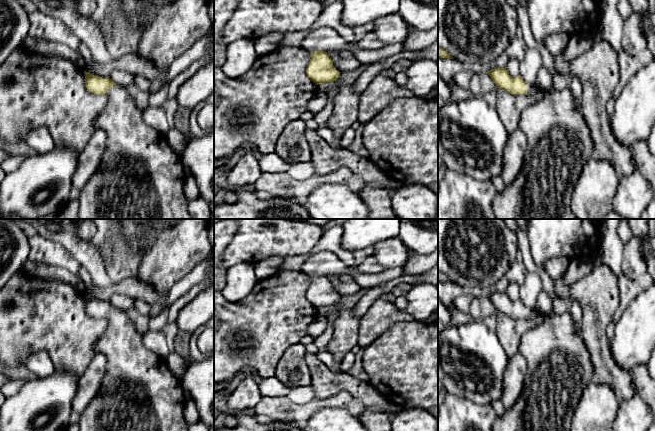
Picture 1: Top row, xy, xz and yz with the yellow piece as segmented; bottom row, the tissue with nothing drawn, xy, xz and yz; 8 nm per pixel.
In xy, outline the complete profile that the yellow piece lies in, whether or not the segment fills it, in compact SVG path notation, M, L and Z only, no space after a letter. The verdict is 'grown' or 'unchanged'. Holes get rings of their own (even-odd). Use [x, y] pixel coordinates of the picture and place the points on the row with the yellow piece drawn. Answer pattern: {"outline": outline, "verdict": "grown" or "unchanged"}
{"outline": "M86 71L85 74L85 85L89 92L93 94L106 95L108 101L105 108L97 117L97 122L95 124L96 130L102 130L106 133L107 141L106 146L102 154L102 159L98 170L93 174L93 176L88 180L88 182L81 189L80 195L77 198L79 202L79 218L80 219L192 219L188 211L188 199L184 194L184 183L186 177L185 167L181 160L181 157L172 152L171 147L165 137L155 130L154 128L147 125L142 118L142 110L139 109L131 95L128 93L125 87L114 83L109 77L98 77L92 75Z", "verdict": "grown"}

